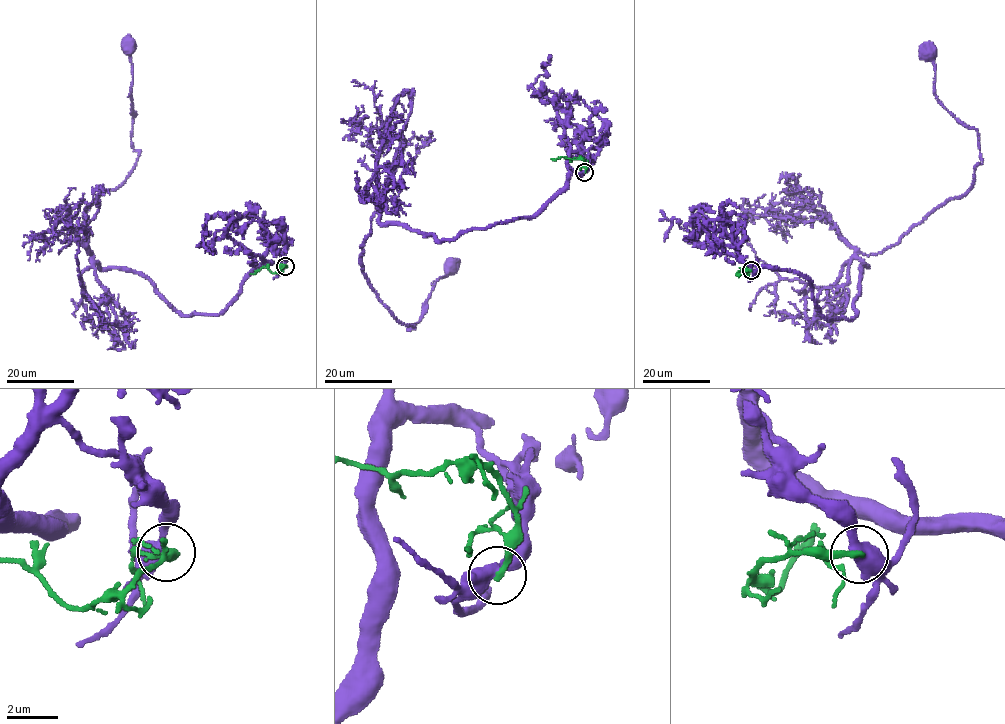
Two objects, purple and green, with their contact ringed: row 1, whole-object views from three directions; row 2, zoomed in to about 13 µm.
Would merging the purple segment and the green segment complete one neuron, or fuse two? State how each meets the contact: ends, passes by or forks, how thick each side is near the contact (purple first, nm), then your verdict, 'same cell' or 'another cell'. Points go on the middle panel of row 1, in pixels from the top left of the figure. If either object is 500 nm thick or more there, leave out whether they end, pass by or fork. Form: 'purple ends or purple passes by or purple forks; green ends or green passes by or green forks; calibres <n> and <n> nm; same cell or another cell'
purple passes by; green ends; calibres 480 and 240 nm; another cell

